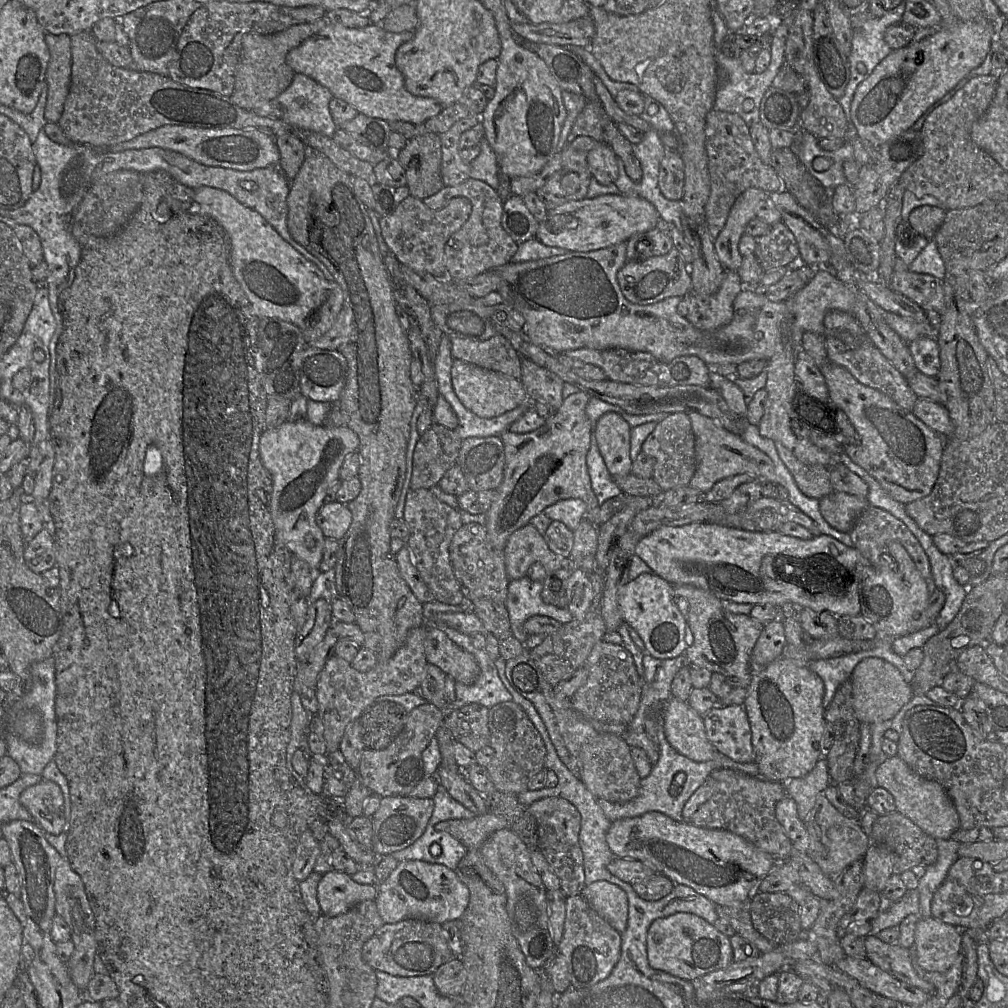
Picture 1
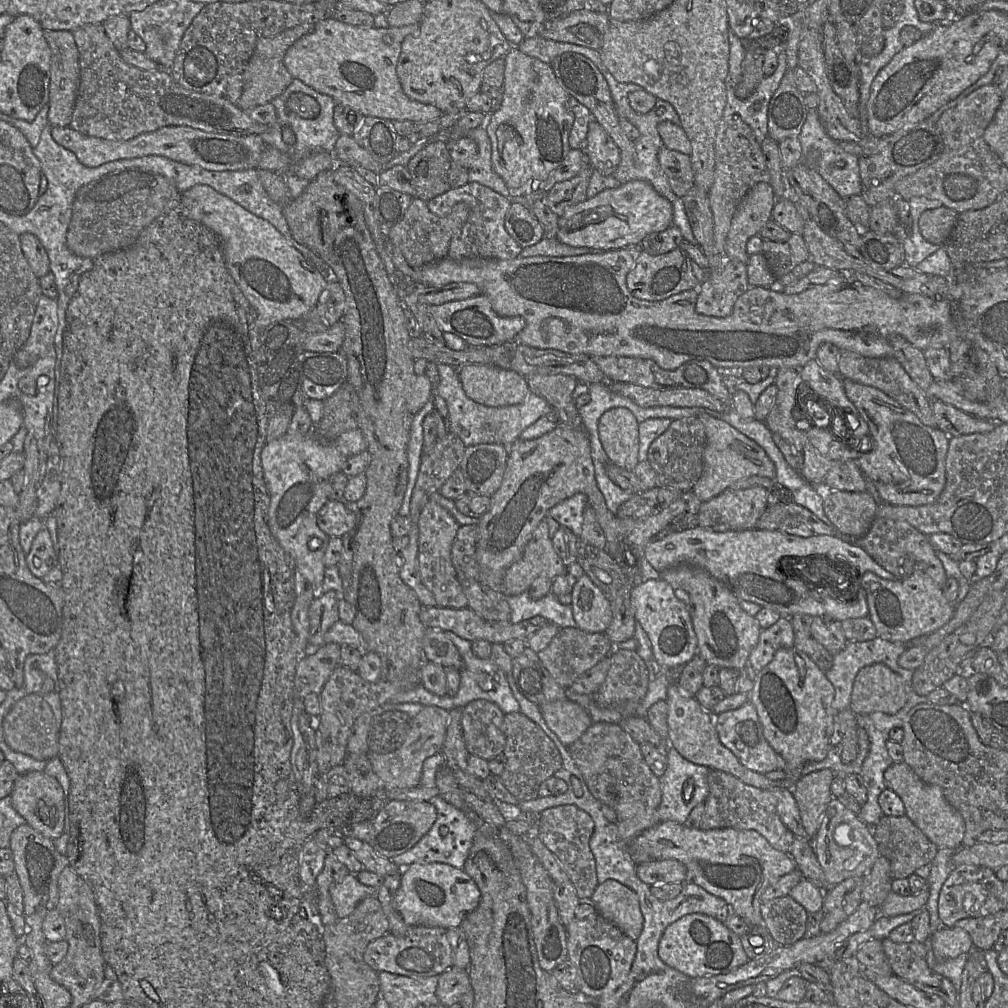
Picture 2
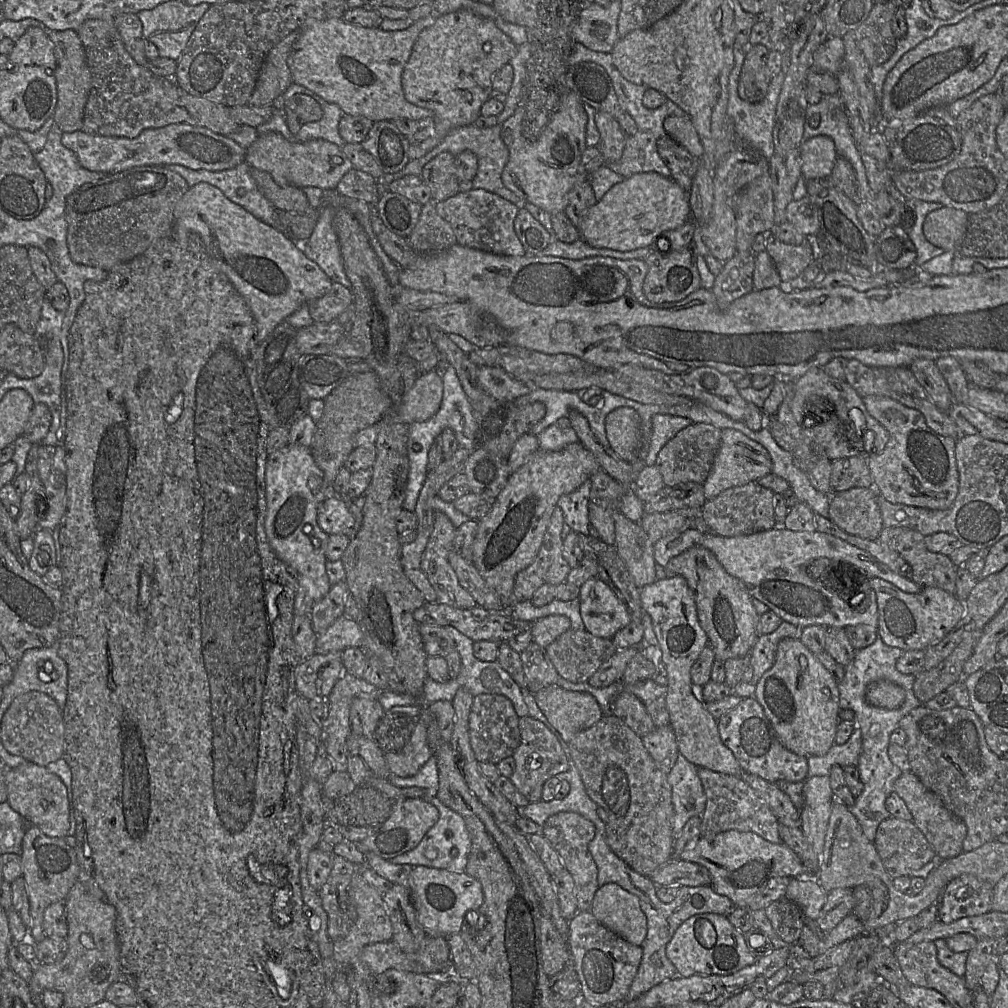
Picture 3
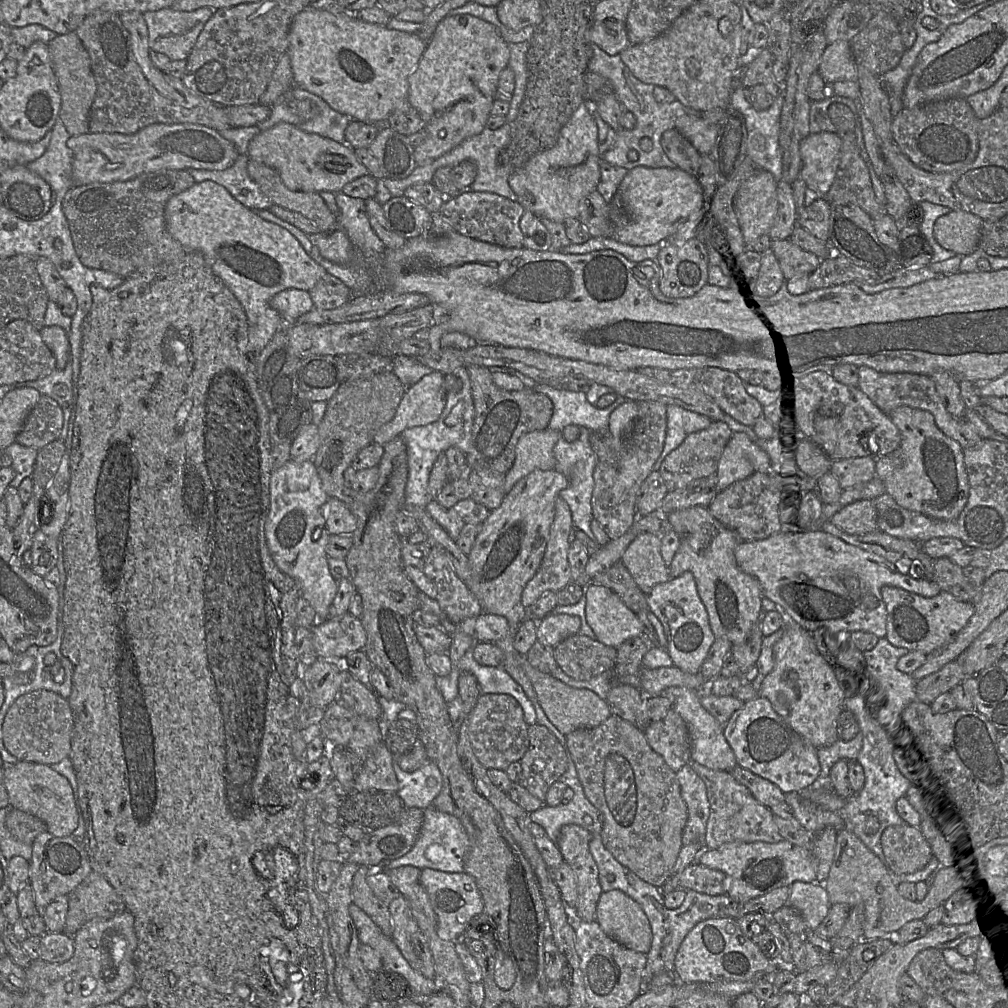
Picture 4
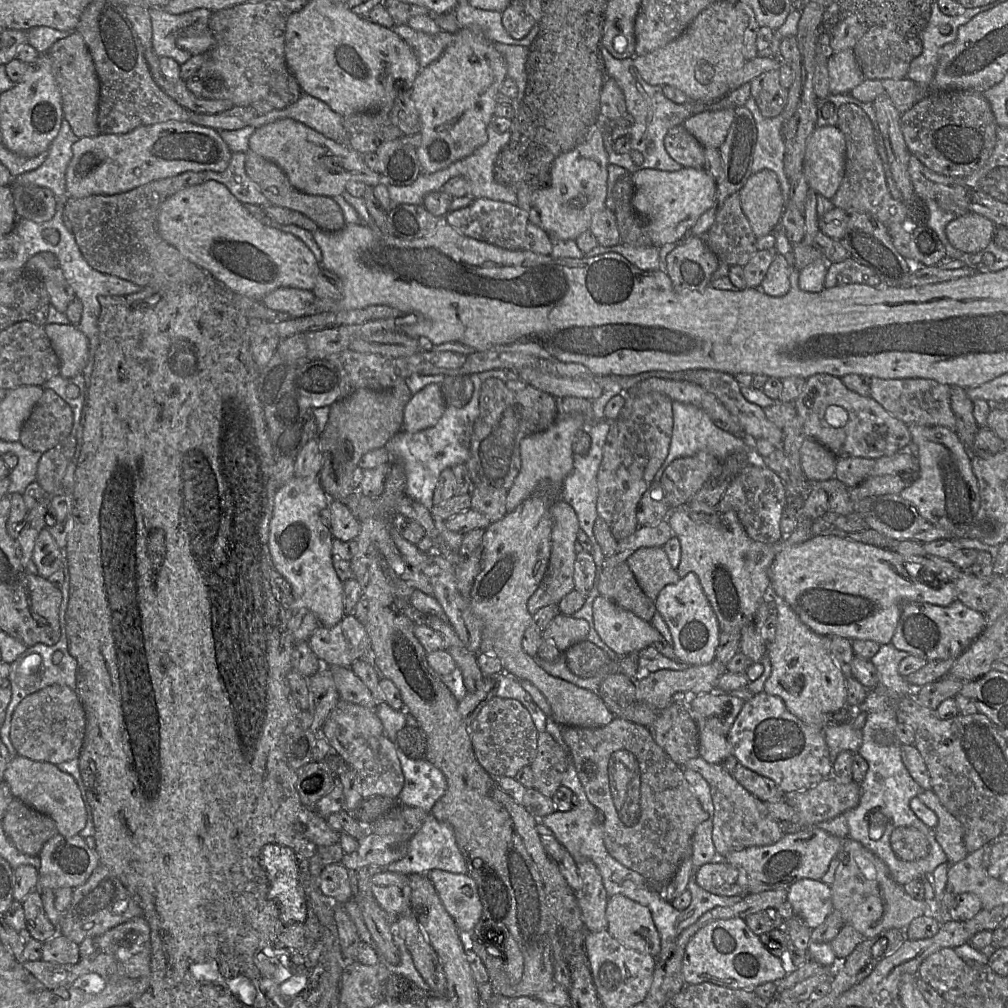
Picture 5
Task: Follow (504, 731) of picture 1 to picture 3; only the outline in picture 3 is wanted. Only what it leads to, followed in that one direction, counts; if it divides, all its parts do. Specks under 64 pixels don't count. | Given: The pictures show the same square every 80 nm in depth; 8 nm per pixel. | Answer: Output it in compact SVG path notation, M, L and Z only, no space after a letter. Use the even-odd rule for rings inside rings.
M530 716L520 717L519 730L521 742L512 755L515 770L509 779L519 792L531 803L535 803L542 800L544 783L551 777L568 770L568 761L557 737L542 722Z

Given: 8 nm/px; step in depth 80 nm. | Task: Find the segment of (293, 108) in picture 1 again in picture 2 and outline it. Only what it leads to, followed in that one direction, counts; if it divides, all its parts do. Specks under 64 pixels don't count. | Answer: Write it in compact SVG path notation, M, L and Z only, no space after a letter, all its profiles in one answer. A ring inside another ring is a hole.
M293 78L291 84L287 89L279 96L274 98L271 103L276 109L276 123L268 125L268 129L261 133L259 136L265 145L270 145L282 153L287 154L293 160L302 159L305 156L312 155L320 152L330 152L333 153L335 144L341 135L336 129L333 122L333 112L336 102L334 99L328 95L317 92L312 87L306 85L299 79ZM293 93L304 93L313 97L320 106L319 115L314 119L304 119L291 112L287 108L287 101ZM289 127L295 134L295 144L288 146L282 140L282 128Z

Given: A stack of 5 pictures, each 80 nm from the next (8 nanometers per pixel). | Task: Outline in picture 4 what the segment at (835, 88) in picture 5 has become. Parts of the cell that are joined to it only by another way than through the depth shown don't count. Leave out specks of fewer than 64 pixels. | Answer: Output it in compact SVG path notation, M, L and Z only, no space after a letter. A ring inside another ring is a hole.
M849 41L829 43L821 57L818 72L827 84L837 81L857 81L857 63Z

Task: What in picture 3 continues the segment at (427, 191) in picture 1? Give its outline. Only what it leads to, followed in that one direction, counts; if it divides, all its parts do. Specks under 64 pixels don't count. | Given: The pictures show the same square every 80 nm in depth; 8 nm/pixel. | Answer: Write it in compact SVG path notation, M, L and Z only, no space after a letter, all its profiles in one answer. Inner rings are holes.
M442 152L431 159L420 174L424 184L429 187L434 202L446 200L460 192L455 157Z

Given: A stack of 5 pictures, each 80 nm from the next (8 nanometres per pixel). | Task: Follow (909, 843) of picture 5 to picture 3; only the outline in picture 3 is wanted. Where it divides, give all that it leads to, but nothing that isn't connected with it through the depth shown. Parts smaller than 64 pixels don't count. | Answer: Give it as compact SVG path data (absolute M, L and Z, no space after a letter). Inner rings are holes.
M895 817L878 825L874 845L892 879L909 876L937 858L934 848L913 821Z

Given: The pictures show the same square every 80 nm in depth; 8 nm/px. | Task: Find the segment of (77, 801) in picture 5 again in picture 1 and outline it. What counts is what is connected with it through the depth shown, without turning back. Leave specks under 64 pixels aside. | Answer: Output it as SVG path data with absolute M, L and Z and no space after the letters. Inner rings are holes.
M42 779L27 787L21 792L19 802L45 833L59 835L64 832L64 799L55 782Z

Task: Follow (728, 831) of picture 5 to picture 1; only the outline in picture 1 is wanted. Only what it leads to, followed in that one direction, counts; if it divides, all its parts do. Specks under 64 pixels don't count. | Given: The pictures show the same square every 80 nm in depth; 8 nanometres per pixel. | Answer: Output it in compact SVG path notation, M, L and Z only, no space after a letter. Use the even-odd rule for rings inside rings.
M729 768L713 770L709 775L713 780L713 795L692 815L689 823L706 829L723 829L743 837L757 848L770 854L776 861L789 858L793 849L783 827L776 817L776 804L786 796L785 786L781 782L767 781L761 775L750 777L742 772Z

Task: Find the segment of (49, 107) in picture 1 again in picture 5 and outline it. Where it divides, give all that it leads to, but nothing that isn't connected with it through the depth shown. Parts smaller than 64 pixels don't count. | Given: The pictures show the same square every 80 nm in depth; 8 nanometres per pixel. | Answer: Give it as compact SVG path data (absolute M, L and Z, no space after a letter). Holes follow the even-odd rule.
M74 30L56 41L47 54L61 94L63 118L69 122L73 133L78 138L101 134L97 123L100 82L83 37Z

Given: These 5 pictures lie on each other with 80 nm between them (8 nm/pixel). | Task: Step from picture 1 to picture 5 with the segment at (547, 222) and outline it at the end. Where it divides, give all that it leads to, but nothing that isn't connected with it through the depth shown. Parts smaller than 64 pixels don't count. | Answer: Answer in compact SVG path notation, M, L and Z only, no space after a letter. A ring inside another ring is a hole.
M682 167L675 172L641 169L632 173L631 179L634 185L631 204L644 220L651 246L661 247L682 240L701 215L715 204L717 183L703 168Z

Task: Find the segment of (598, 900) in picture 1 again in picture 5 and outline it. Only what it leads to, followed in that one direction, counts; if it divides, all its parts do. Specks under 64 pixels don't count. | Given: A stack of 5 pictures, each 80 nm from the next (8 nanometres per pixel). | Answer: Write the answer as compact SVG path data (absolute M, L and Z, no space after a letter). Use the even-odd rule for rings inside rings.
M624 895L609 897L607 931L624 947L658 957L661 940L650 910Z

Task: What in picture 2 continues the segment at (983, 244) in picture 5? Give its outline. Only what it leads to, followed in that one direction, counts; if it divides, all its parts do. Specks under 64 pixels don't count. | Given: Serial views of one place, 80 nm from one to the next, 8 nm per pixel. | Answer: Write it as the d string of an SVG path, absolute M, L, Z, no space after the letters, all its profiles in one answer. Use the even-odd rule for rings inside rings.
M944 206L926 210L920 215L919 230L928 242L944 245L957 222L958 215Z

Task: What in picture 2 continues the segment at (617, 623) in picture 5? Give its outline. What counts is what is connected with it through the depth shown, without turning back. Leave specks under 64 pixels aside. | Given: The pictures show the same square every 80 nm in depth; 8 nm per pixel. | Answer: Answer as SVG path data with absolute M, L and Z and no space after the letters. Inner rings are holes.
M583 574L570 594L577 627L589 633L605 633L612 620L611 604L605 593Z

